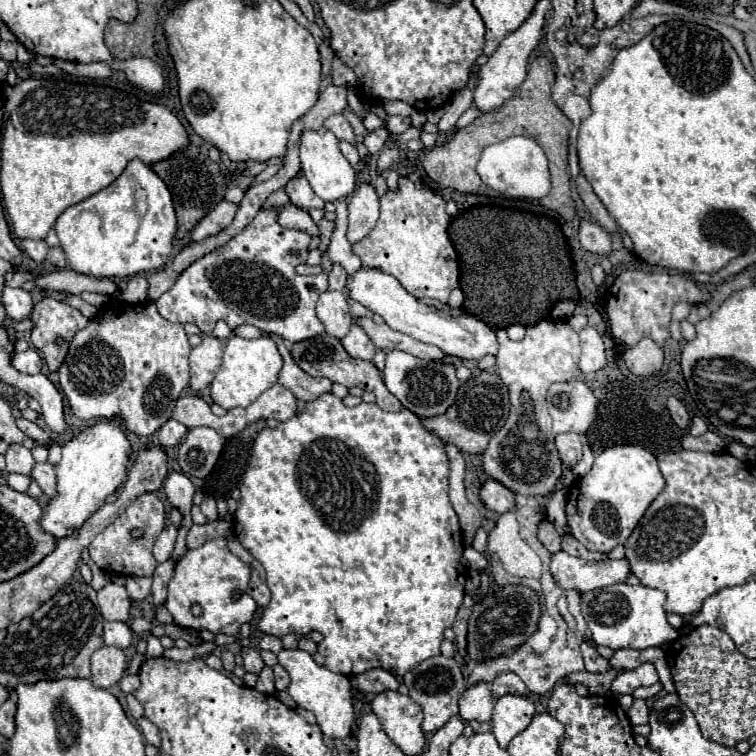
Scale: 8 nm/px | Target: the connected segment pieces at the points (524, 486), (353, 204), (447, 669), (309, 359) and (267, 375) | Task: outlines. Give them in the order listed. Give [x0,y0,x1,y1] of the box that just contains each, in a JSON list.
[[484,320,596,496],[348,184,378,242],[404,656,468,734],[292,334,402,412],[210,336,282,410]]

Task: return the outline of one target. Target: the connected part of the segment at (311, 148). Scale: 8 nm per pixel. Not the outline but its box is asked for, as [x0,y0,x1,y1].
[300,130,358,202]

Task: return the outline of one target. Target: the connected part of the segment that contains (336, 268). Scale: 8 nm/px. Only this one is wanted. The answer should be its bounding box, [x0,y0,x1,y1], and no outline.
[330,264,346,290]

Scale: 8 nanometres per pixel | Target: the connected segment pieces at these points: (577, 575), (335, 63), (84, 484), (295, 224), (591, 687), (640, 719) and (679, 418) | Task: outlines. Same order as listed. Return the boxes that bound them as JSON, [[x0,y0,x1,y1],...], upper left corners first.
[[550,552,630,592],[332,54,358,86],[40,416,132,538],[278,204,318,236],[566,670,620,696],[628,700,648,724],[666,396,690,428]]

